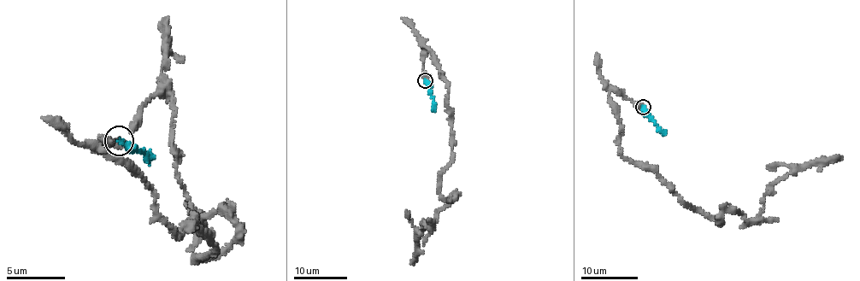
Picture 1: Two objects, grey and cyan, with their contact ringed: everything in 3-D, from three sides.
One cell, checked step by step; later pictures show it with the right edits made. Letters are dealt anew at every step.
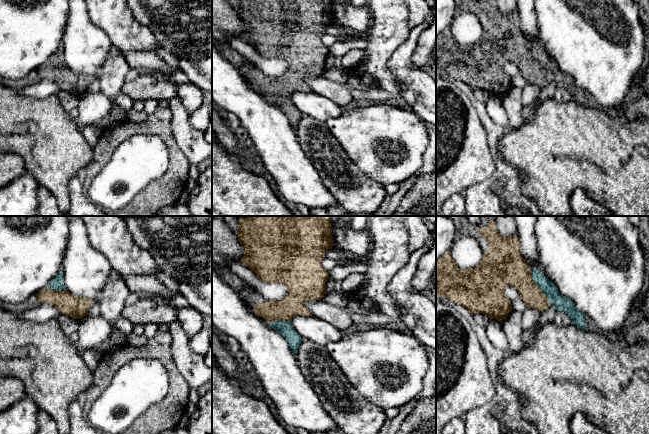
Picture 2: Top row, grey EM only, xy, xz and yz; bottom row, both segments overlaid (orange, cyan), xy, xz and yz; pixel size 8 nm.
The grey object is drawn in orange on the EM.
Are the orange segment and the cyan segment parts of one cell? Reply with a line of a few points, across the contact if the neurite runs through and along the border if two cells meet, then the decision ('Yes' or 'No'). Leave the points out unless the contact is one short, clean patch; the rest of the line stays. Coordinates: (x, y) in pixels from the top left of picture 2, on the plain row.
Yes

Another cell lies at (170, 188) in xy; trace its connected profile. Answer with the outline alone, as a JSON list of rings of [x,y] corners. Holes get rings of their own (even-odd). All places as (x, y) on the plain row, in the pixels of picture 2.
[[[158,107],[143,122],[124,121],[112,129],[104,129],[98,142],[93,146],[93,160],[82,173],[85,193],[93,179],[109,162],[116,148],[132,136],[133,132],[160,137],[167,146],[169,154],[167,171],[120,209],[105,209],[107,216],[156,216],[163,208],[184,198],[190,162],[173,137],[171,119],[172,113],[168,107]]]

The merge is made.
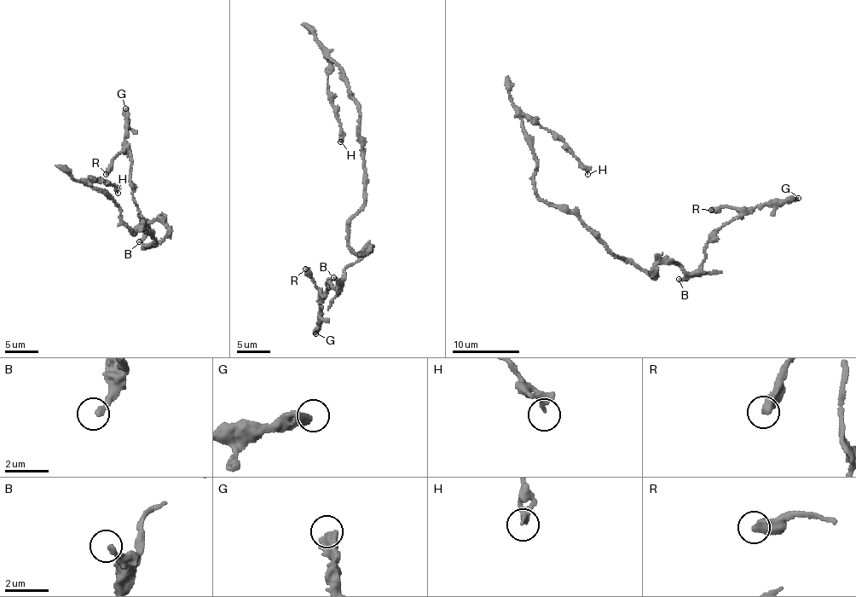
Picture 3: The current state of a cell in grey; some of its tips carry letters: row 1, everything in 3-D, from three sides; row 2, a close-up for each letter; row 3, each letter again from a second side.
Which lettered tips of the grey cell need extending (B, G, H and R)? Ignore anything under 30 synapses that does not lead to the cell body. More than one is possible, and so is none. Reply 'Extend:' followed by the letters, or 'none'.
Extend: none

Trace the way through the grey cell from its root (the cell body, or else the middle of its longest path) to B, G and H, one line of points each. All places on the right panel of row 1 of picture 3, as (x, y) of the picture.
B: (613, 254), (631, 259), (653, 278), (653, 269), (658, 264), (671, 261), (685, 273), (685, 278), (679, 279)
G: (613, 254), (653, 278), (658, 264), (671, 261), (693, 273), (707, 240), (726, 223), (798, 198)
H: (613, 254), (575, 214), (540, 199), (534, 181), (536, 161), (522, 119), (534, 118), (561, 136), (587, 174)

